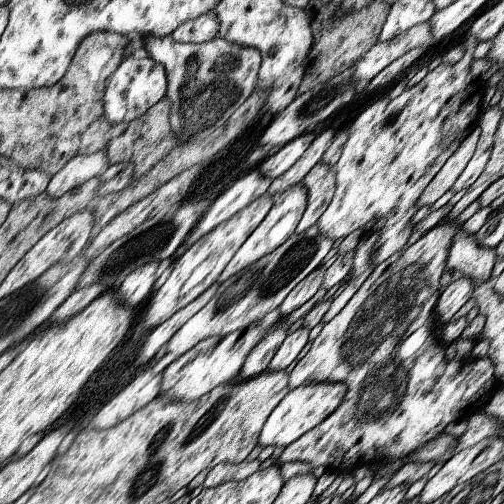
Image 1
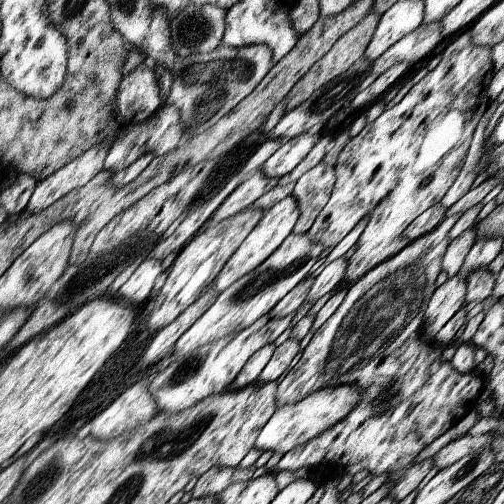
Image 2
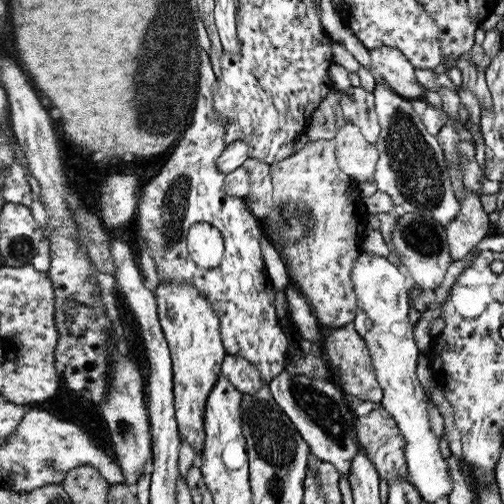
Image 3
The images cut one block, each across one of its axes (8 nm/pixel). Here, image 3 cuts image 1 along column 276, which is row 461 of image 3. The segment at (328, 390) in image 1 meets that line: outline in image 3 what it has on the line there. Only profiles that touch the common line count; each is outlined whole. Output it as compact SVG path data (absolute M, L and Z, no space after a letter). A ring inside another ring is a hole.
M360 256L352 268L352 282L354 282L354 290L358 296L358 310L356 310L356 318L354 318L354 328L356 334L366 342L370 356L372 356L372 364L374 364L374 372L378 378L378 384L384 388L384 398L380 400L380 404L394 416L394 420L398 422L398 428L402 430L402 436L406 436L406 460L408 460L408 468L410 468L410 480L412 484L418 488L422 502L436 502L438 498L444 498L452 492L452 478L450 478L450 470L448 470L448 462L446 458L440 454L440 446L438 446L438 438L434 436L430 424L428 424L428 406L424 402L426 394L420 388L420 382L416 378L416 358L422 358L422 352L416 346L414 340L414 330L410 324L410 298L406 296L406 284L404 284L404 276L398 272L400 266L392 266L386 258L370 258L370 256Z

